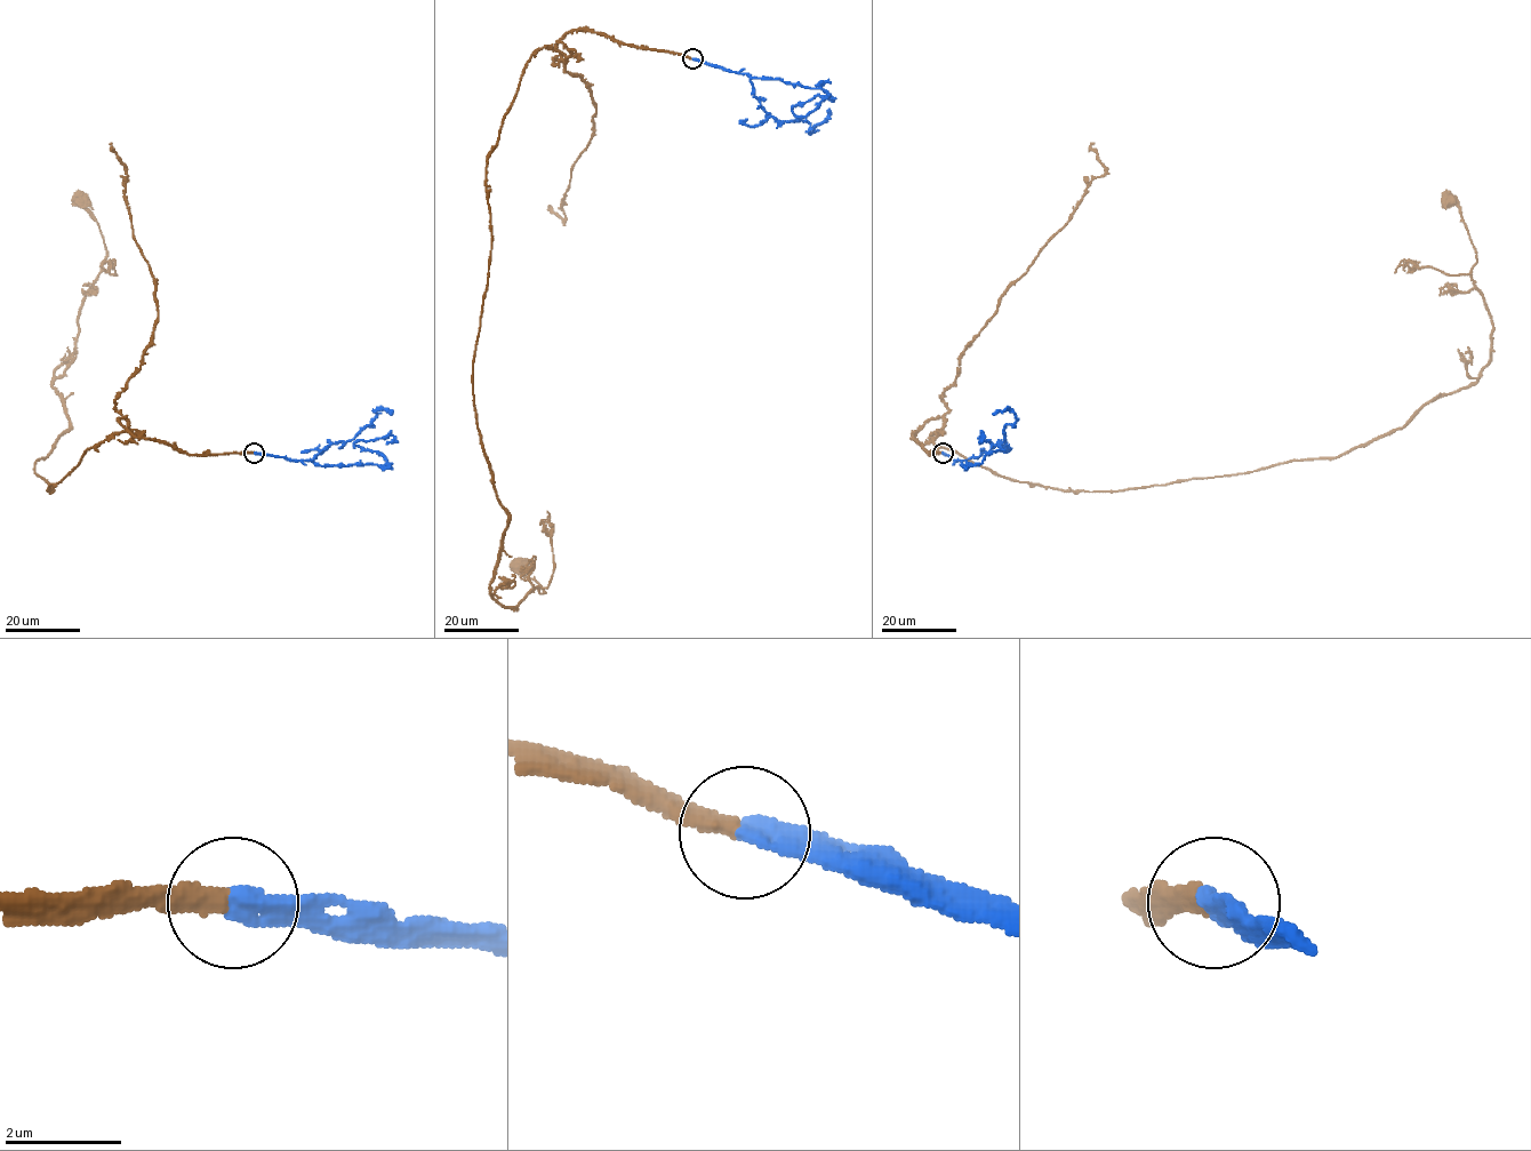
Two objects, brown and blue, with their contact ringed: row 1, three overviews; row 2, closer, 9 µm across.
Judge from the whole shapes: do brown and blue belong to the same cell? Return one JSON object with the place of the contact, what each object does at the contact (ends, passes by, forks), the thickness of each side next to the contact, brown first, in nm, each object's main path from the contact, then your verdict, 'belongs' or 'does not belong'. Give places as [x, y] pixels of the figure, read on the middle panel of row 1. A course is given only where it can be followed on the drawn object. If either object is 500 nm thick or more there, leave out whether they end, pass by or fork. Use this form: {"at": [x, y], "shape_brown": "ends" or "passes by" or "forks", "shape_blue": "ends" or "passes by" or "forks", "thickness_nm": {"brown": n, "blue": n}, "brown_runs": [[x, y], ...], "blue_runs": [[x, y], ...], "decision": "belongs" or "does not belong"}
{"at": [692, 58], "shape_brown": "ends", "shape_blue": "ends", "thickness_nm": {"brown": 320, "blue": 420}, "brown_runs": [[692, 58], [570, 30], [487, 160], [473, 400], [516, 609], [545, 593], [518, 566]], "blue_runs": [[692, 58], [826, 93], [814, 110], [796, 116], [792, 109], [796, 104], [817, 95], [832, 100], [824, 96]], "decision": "belongs"}

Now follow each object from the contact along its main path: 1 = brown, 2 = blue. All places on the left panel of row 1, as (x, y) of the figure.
1: (254, 453), (181, 453), (119, 418), (51, 492), (35, 472), (70, 428), (55, 370), (107, 255), (80, 200)
2: (254, 453), (309, 460), (321, 465), (387, 464), (375, 450), (354, 444), (392, 436), (394, 439), (385, 444)

